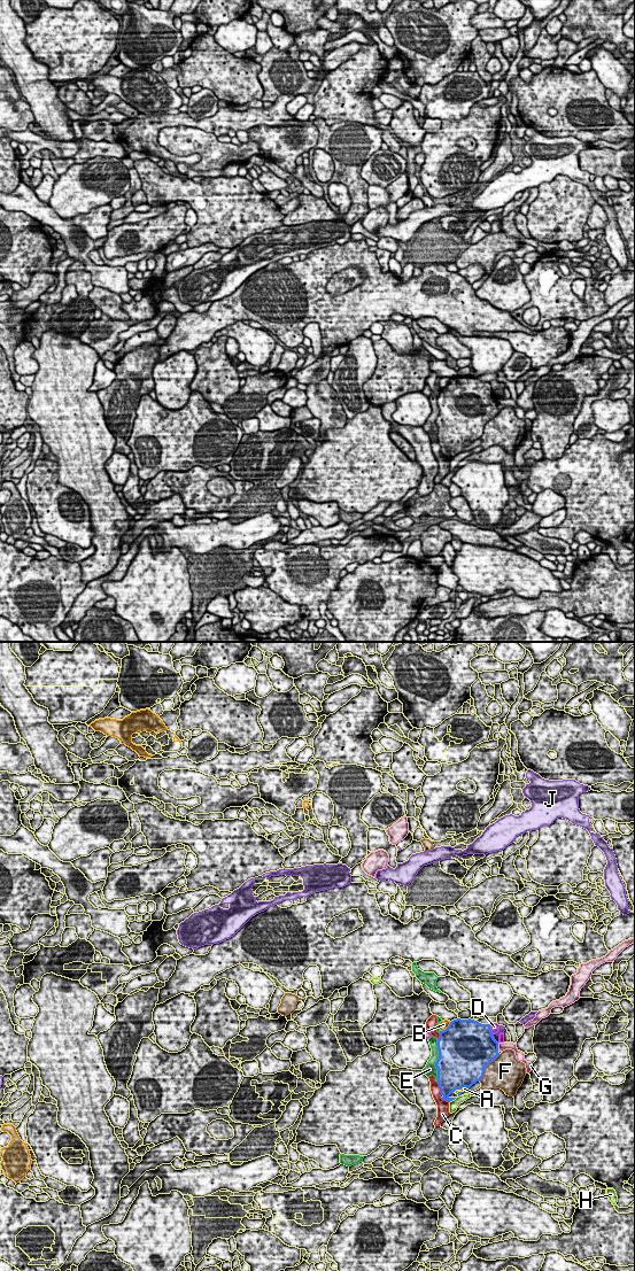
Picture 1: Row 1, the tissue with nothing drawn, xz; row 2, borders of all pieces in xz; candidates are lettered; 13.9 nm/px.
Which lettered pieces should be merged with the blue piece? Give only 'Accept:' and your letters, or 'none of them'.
Accept: A

